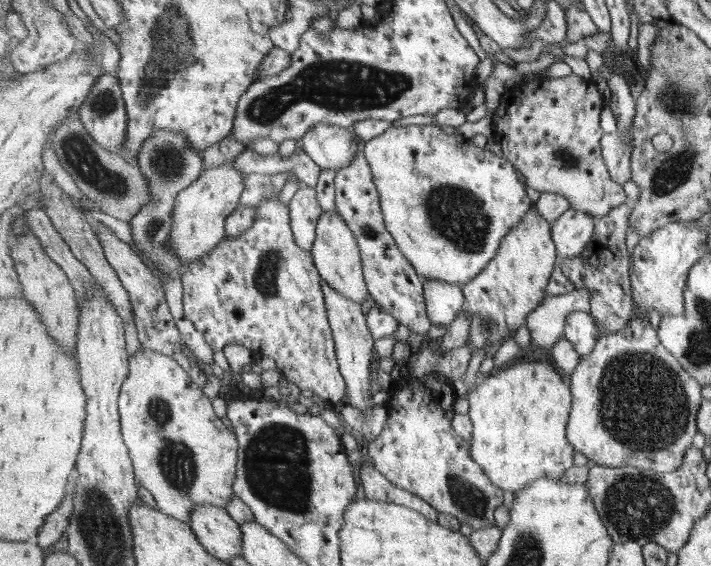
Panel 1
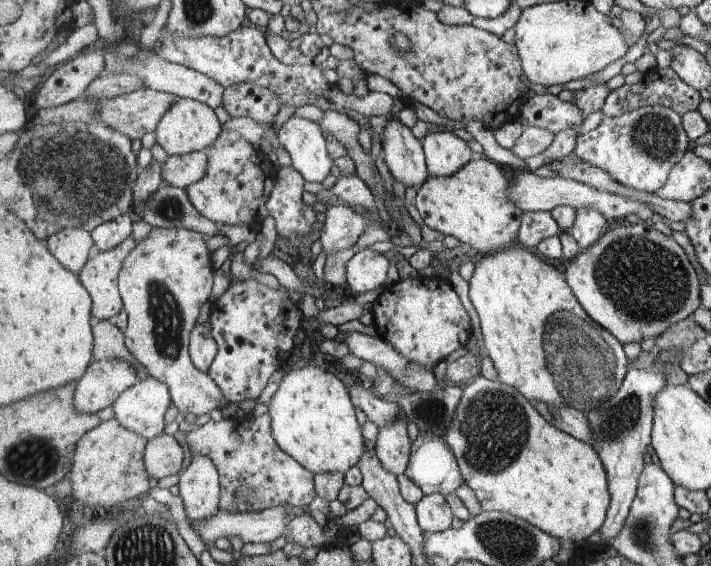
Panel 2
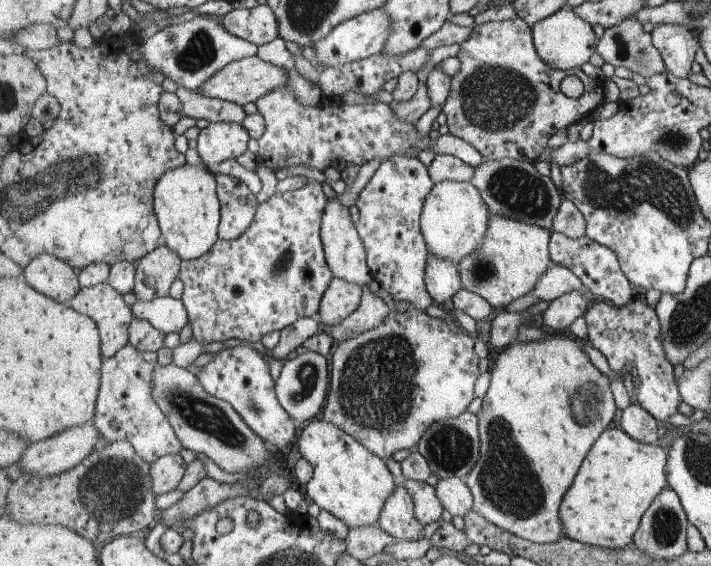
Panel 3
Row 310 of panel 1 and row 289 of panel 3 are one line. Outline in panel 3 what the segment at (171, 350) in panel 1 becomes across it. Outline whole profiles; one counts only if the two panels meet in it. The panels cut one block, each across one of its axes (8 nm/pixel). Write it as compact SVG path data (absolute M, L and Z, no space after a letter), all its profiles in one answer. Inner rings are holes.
M164 243L139 260L133 290L138 300L168 297L173 282L179 278L182 262L182 256Z

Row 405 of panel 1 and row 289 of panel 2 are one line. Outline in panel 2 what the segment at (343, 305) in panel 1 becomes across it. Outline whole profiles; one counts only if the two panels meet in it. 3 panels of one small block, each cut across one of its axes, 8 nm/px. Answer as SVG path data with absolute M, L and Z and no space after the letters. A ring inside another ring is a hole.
M367 248L358 252L346 266L348 287L357 295L383 287L391 263L385 253L377 250Z

